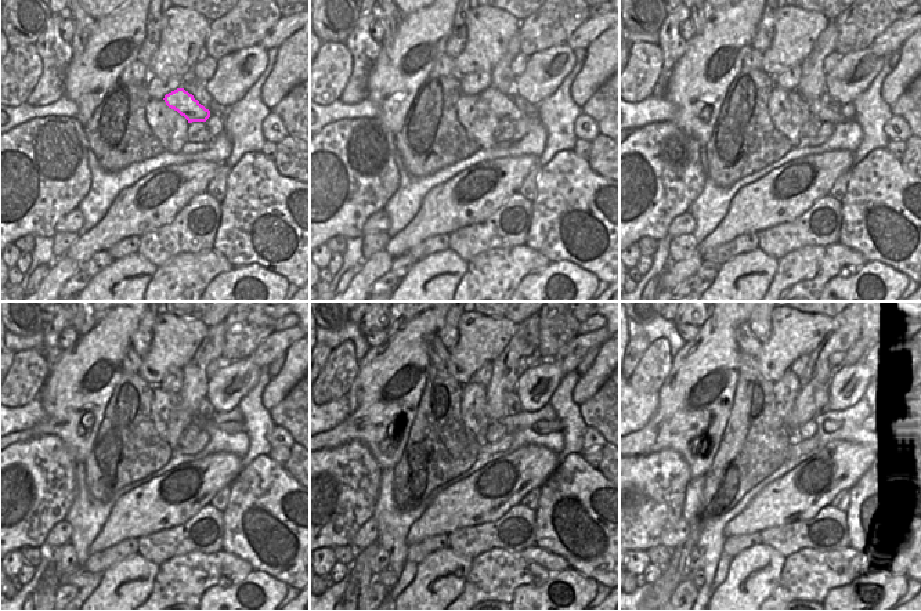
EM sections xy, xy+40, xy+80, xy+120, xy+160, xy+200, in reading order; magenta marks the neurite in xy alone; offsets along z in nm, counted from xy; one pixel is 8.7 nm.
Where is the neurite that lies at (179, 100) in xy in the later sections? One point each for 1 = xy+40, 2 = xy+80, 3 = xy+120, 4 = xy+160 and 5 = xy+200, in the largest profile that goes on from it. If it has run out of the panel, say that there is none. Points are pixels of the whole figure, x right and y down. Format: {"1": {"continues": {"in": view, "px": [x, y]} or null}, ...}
{"1": {"continues": {"in": "xy+40", "px": [501, 104]}}, "2": {"continues": {"in": "xy+80", "px": [817, 109]}}, "3": {"continues": {"in": "xy+120", "px": [230, 426]}}, "4": {"continues": {"in": "xy+160", "px": [542, 427]}}, "5": {"continues": {"in": "xy+200", "px": [873, 423]}}}

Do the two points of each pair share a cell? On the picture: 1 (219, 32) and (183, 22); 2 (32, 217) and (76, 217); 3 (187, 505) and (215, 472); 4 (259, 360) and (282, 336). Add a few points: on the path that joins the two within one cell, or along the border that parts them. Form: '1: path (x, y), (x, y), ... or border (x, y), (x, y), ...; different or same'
1: border (210, 21), (203, 54); different
2: border (76, 206), (57, 223), (54, 231); different
3: path (198, 503), (206, 495), (206, 483); same
4: path (264, 354), (277, 342); same

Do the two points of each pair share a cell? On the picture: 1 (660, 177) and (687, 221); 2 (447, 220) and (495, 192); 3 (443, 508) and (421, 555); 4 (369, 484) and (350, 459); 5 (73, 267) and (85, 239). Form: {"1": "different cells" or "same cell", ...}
{"1": "different cells", "2": "same cell", "3": "different cells", "4": "same cell", "5": "different cells"}

